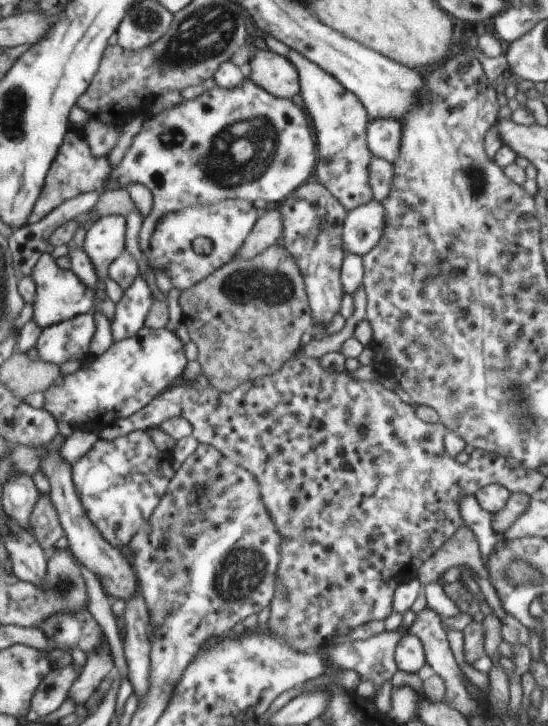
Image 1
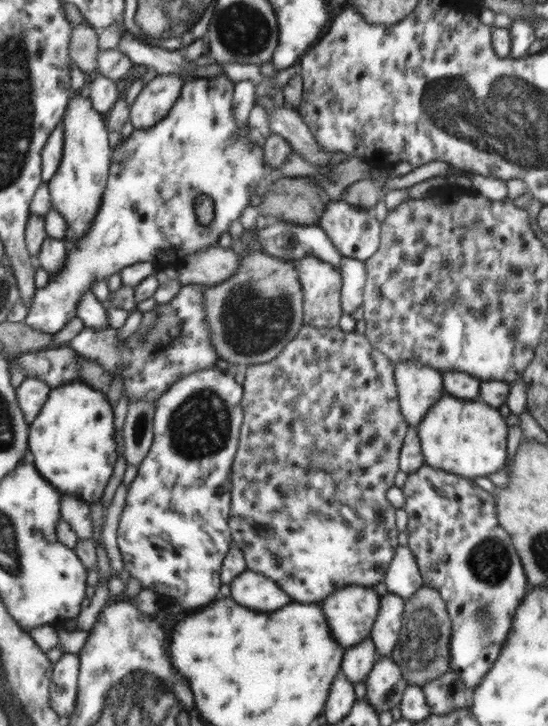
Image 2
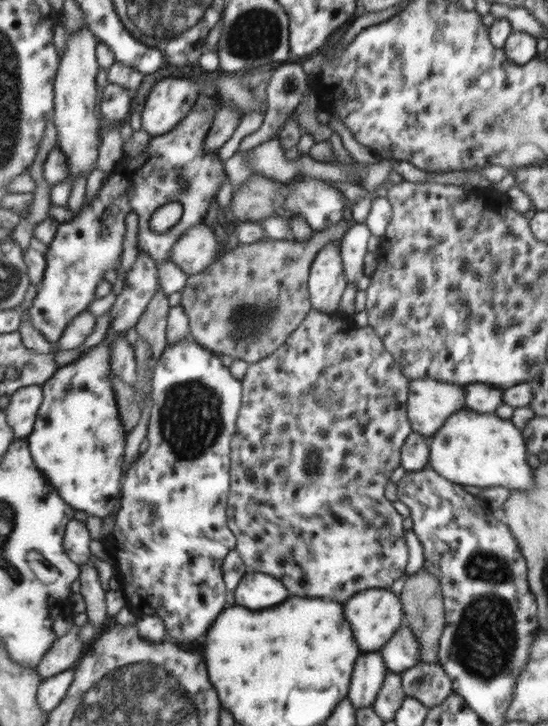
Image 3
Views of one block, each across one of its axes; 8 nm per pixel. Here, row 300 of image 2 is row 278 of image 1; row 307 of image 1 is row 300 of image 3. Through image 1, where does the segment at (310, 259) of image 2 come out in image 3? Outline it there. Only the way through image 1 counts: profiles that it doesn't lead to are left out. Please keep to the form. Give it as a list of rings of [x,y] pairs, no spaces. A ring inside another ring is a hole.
[[[340,241],[327,245],[314,258],[311,270],[312,308],[324,314],[336,313],[347,286]]]

